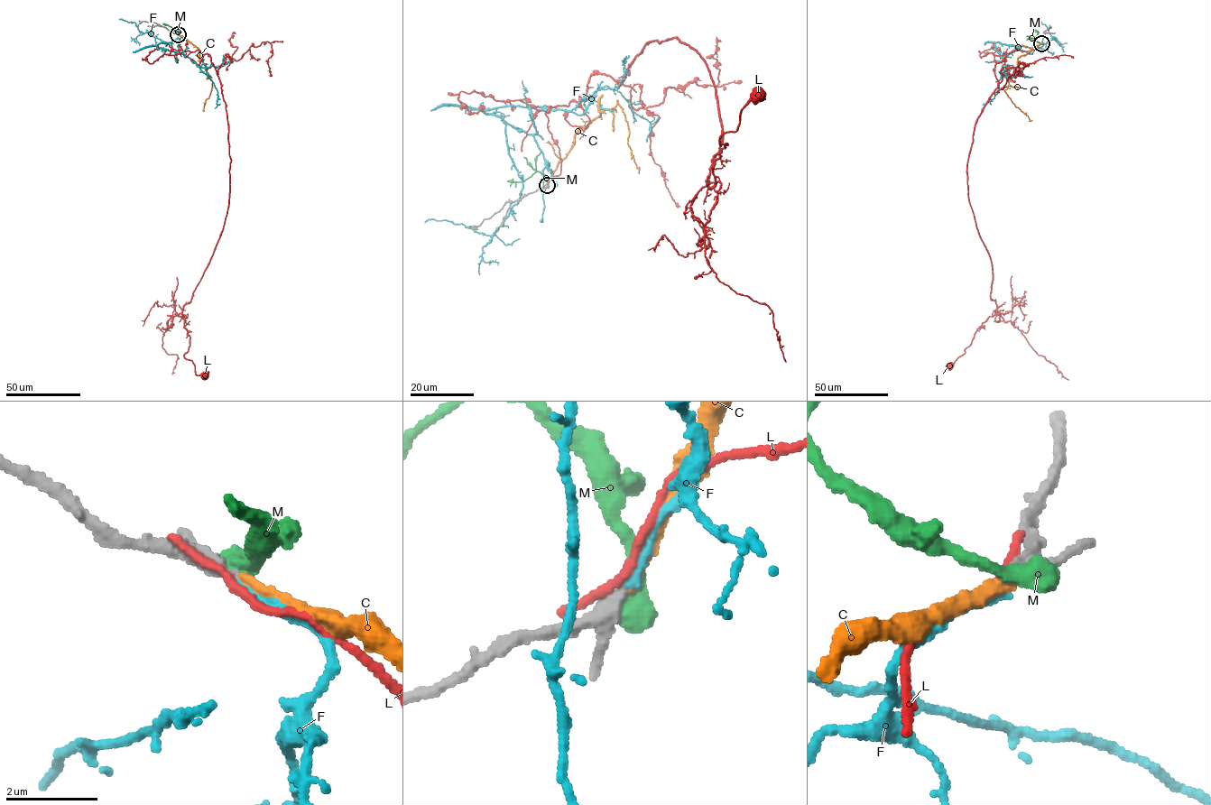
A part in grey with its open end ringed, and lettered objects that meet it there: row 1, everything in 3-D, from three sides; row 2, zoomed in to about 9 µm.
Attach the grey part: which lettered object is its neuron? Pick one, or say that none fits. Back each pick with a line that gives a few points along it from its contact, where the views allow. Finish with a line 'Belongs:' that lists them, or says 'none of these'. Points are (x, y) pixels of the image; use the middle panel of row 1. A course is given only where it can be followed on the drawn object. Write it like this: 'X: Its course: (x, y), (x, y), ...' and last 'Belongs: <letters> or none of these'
C: Its course: (547, 184), (558, 162), (569, 151), (574, 134), (617, 105), (616, 100), (629, 128), (627, 142), (639, 173)
Belongs: C

